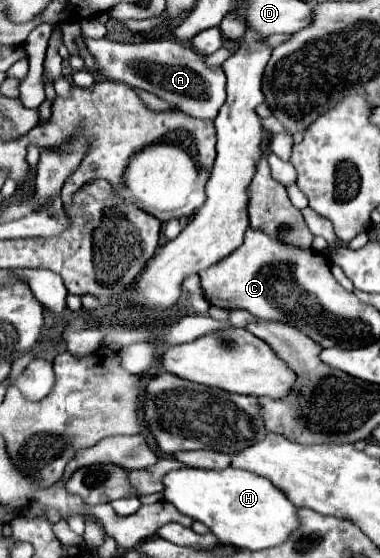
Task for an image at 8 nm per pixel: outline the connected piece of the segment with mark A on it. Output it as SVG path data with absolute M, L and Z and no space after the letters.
M84 40L90 56L98 66L98 74L106 80L124 82L130 88L140 88L152 92L178 110L194 118L216 118L216 112L226 100L226 76L222 68L210 70L204 66L204 58L192 48L182 46L176 40L150 40L142 44L120 44L110 40Z

